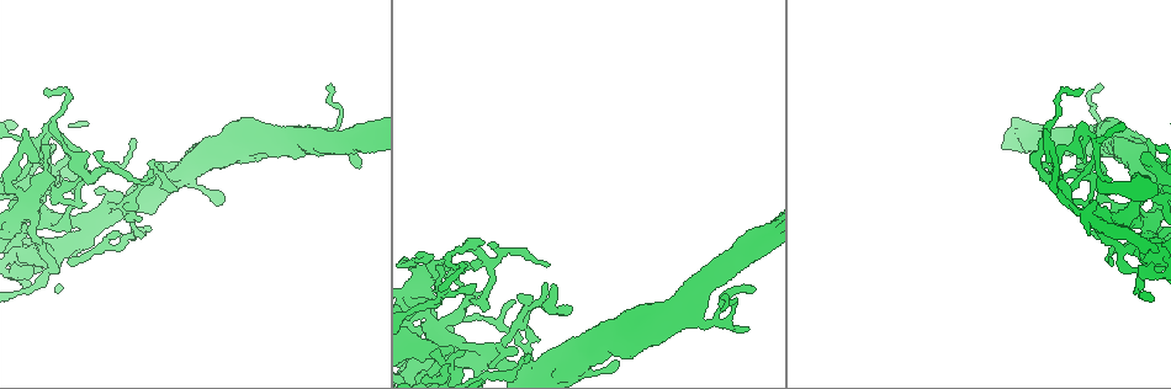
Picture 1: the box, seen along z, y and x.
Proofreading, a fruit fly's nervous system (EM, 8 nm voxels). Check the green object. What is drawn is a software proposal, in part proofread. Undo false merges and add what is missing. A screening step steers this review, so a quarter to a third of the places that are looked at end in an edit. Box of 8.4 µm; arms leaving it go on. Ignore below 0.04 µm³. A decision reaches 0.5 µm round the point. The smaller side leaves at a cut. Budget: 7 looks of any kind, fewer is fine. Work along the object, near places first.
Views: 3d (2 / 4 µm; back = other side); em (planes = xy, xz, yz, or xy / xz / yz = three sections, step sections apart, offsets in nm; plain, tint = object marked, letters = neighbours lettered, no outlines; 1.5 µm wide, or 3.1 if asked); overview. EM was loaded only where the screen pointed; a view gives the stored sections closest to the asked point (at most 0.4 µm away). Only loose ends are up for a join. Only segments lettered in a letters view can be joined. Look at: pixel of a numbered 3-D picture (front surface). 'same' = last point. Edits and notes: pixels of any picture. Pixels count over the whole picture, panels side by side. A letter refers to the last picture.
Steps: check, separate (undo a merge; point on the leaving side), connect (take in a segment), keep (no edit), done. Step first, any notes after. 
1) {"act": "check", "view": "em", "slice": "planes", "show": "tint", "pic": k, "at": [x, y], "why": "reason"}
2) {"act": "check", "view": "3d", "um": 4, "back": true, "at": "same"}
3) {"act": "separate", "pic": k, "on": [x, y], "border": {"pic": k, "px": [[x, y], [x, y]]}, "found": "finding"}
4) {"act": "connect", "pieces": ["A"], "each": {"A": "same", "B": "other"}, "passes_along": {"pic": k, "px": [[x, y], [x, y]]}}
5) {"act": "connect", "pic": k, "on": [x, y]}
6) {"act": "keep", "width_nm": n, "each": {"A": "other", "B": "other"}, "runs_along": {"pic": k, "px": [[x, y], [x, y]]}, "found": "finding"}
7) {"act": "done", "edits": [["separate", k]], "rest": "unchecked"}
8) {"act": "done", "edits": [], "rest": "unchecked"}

{"act": "check", "view": "em", "slice": "planes", "show": "letters", "pic": 1, "at": [27, 130], "why": "free end"}

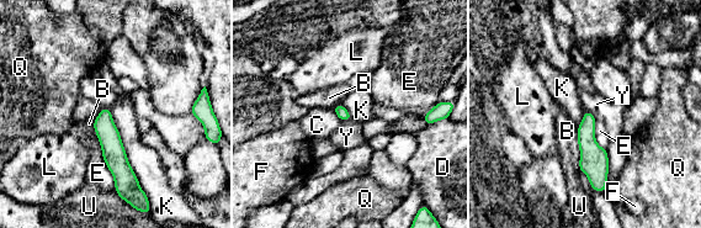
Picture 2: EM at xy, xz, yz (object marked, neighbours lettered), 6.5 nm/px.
{"act": "keep", "width_nm": 80, "each": {"B": "other", "C": "other", "D": "other", "E": "other", "F": "other", "K": "other", "L": "other", "Q": "other", "U": "other", "Y": "other"}, "runs_along": {"pic": 2, "px": [[104, 111], [113, 155], [132, 185]]}, "found": "none of them fits"}

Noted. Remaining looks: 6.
{"act": "check", "view": "3d", "um": 2, "pic": 1, "at": [121, 209], "why": "a fork"}

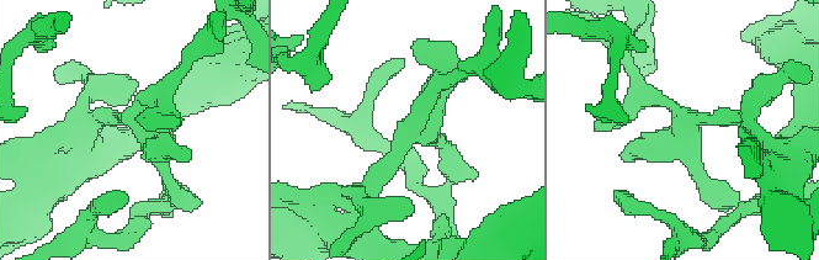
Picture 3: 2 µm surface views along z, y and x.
{"act": "check", "view": "em", "slice": "planes", "show": "tint", "pic": 3, "at": [135, 122]}

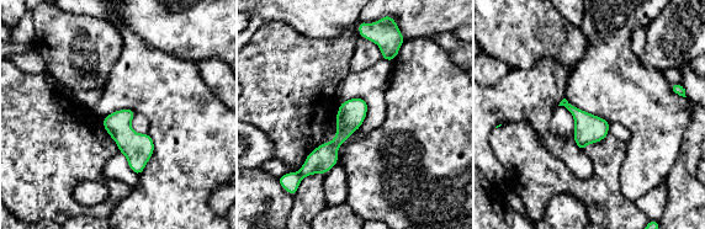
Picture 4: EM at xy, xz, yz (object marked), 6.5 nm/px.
{"act": "check", "view": "em", "slice": "planes", "show": "letters", "at": "same", "why": "see the neighbours"}

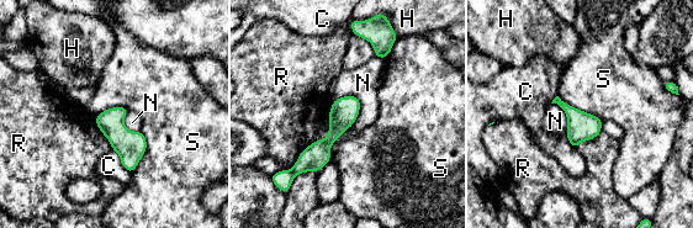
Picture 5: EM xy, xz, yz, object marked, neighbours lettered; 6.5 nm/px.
{"act": "keep", "width_nm": 180, "longest_contact_nm": ["S", 340], "each": {"C": "other", "H": "other", "N": "other", "R": "other", "S": "other"}, "found": "one cell here"}

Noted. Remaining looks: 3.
{"act": "check", "view": "3d", "um": 2, "pic": 1, "at": [42, 279], "why": "sudden change in width"}

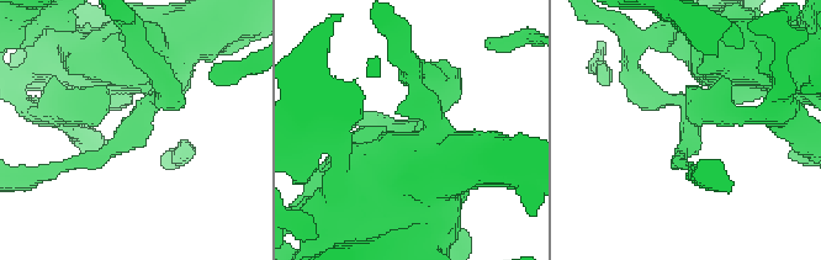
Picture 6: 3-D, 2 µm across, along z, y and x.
{"act": "check", "view": "em", "slice": "planes", "show": "letters", "pic": 6, "at": [139, 120]}

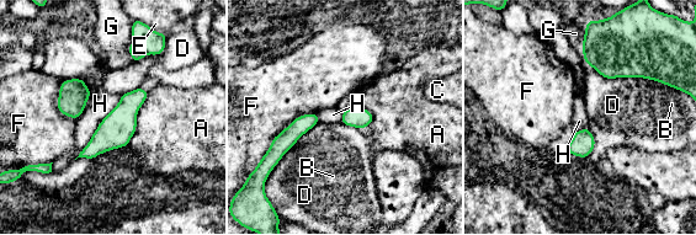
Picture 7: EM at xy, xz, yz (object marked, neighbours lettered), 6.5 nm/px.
{"act": "keep", "each": {"A": "other", "B": "other", "C": "other", "D": "other", "E": "other", "F": "other", "G": "other", "H": "other"}, "border": {"pic": 7, "px": [[148, 91], [128, 144]]}, "found": "all the same cell"}

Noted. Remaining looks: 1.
{"act": "done", "edits": [], "rest": "unchecked"}

